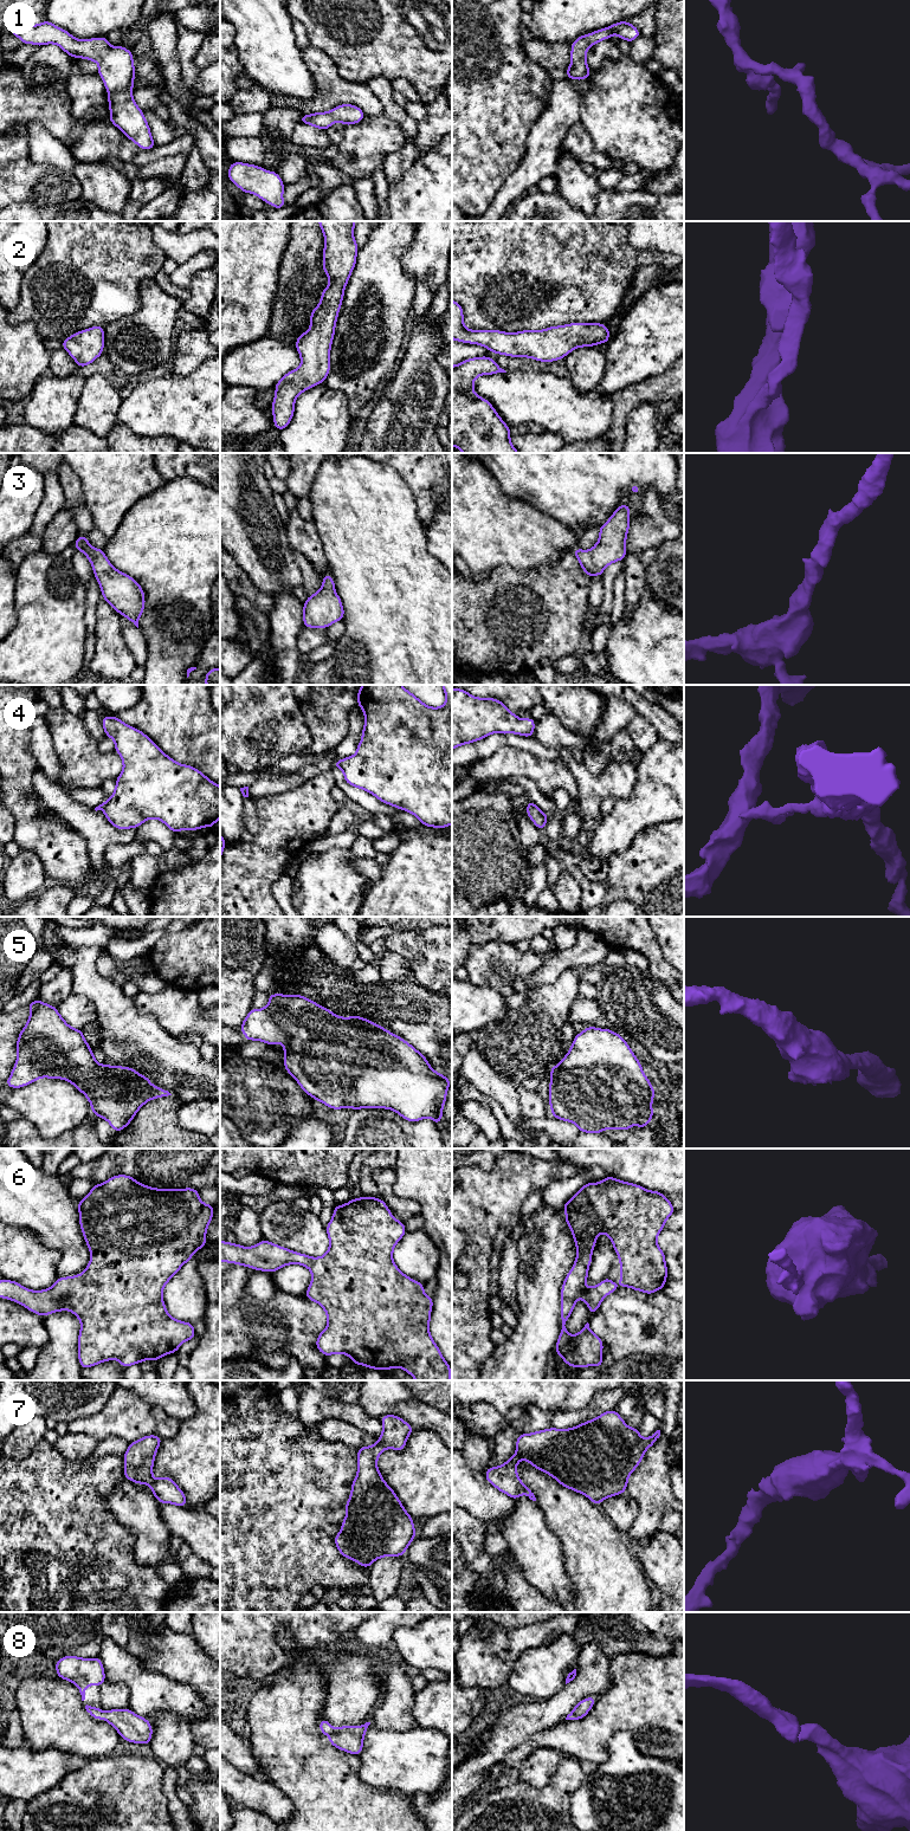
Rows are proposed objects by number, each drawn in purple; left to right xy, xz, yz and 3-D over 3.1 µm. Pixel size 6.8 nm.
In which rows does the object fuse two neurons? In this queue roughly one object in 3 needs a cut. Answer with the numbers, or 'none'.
4

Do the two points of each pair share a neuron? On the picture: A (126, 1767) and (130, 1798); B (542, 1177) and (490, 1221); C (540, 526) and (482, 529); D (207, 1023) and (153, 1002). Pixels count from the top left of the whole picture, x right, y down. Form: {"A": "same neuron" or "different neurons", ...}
{"A": "same neuron", "B": "same neuron", "C": "same neuron", "D": "same neuron"}

